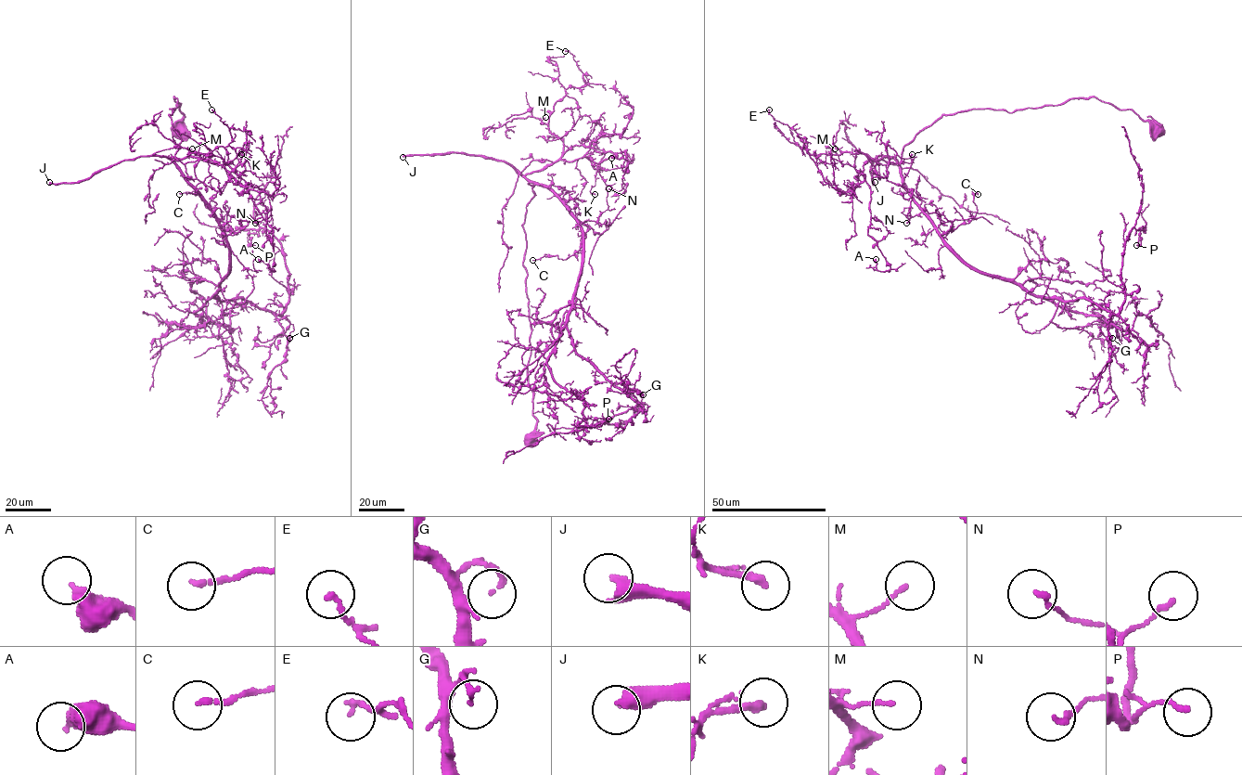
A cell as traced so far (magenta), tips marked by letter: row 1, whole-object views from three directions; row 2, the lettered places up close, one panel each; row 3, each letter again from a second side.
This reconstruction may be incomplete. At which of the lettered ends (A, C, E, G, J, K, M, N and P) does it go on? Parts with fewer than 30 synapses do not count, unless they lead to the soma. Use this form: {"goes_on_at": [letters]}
{"goes_on_at": ["J"]}

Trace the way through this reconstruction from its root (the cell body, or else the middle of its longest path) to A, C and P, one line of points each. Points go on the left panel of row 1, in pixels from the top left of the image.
A: (177, 131), (174, 96), (172, 159), (211, 160), (247, 190), (273, 230), (275, 271), (258, 259)
C: (177, 131), (183, 114), (174, 96), (175, 165), (234, 234), (198, 195), (179, 194)
P: (177, 131), (174, 96), (175, 165), (228, 249), (213, 296), (280, 314), (282, 245), (260, 227), (255, 245)

